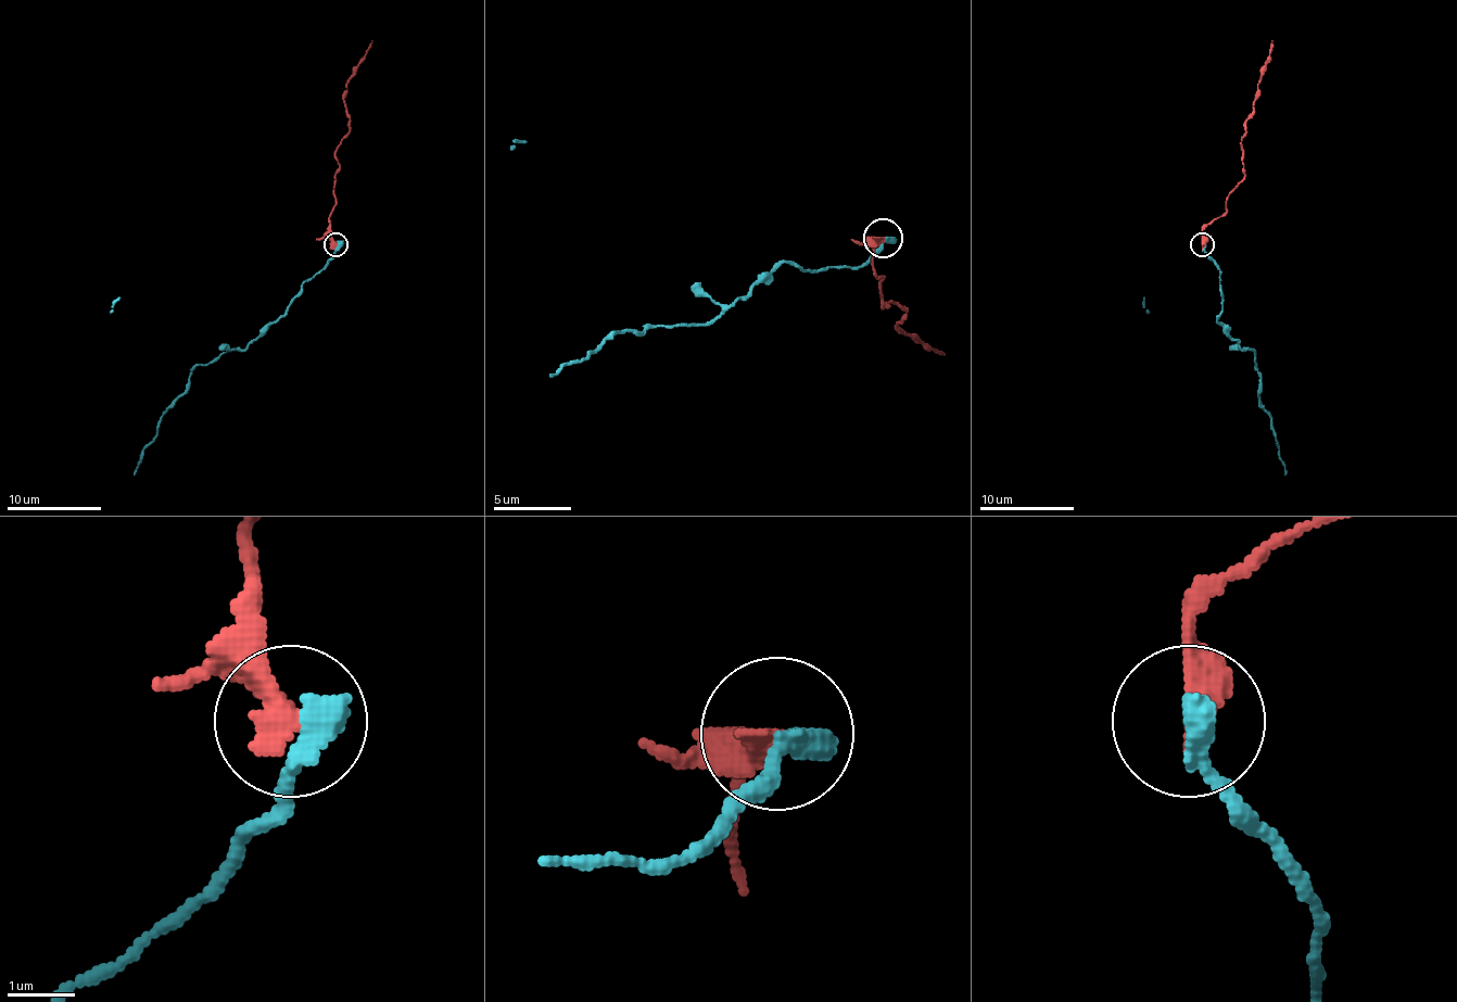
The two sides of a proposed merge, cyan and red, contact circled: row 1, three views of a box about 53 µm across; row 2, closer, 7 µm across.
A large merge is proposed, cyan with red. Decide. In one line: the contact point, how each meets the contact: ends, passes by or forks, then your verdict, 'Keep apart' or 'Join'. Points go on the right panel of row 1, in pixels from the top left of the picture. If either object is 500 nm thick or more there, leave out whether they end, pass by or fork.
Place: (1202, 244). At the ring cyan ends. At the ring red ends. Keep apart

